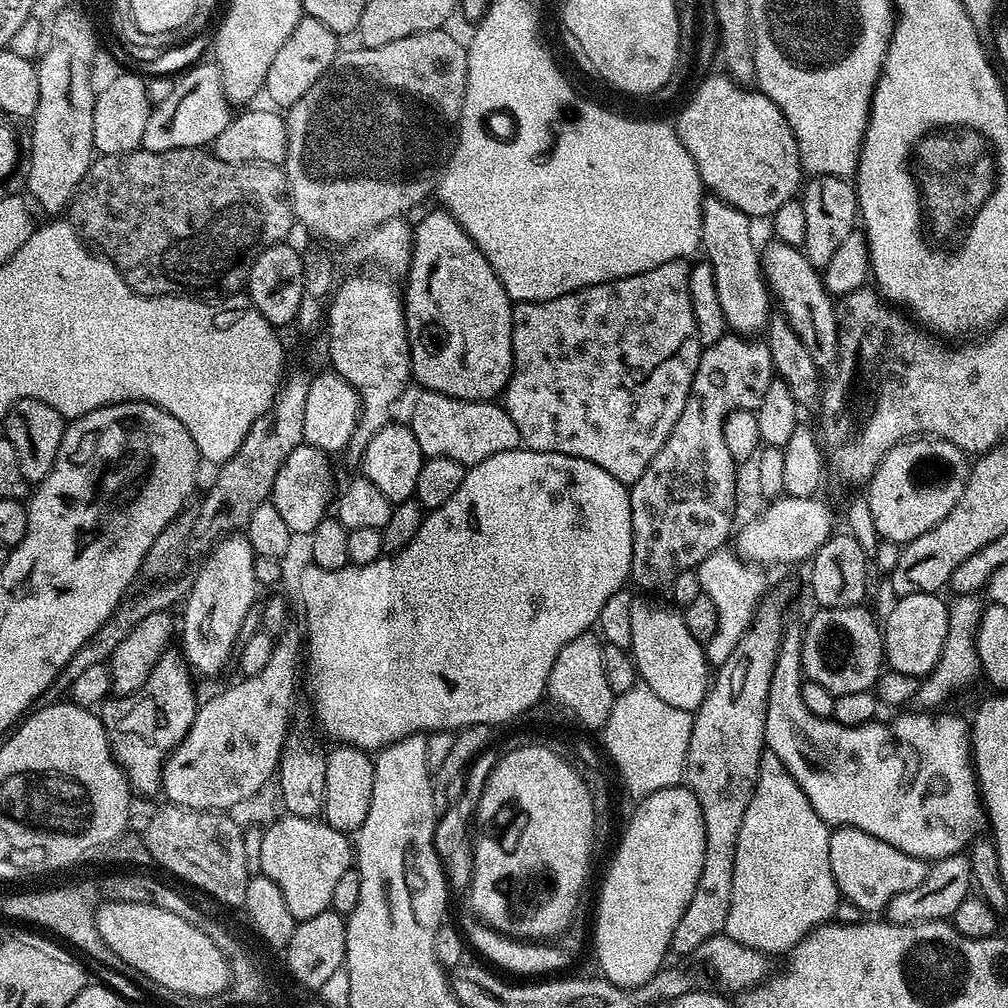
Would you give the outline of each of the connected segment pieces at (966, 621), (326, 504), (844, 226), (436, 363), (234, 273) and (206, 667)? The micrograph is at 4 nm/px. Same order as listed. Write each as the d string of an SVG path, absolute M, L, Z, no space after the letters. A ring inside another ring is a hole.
M960 594L956 601L948 604L948 629L946 630L946 646L942 646L942 654L934 666L934 670L919 681L915 707L920 710L936 710L948 700L951 692L964 688L975 676L981 675L980 659L976 653L976 627L980 624L982 604L972 594Z
M301 443L282 462L282 470L278 470L278 478L274 478L274 486L270 502L286 518L286 526L297 536L307 537L322 522L334 504L338 492L336 476L332 473L329 453L318 450L314 446Z
M812 176L803 185L802 203L806 210L806 242L802 251L816 269L822 270L842 241L857 231L860 203L856 189L851 179L842 176Z
M443 210L428 212L417 224L414 224L412 233L412 257L408 263L406 273L408 285L402 288L402 303L404 305L404 325L408 331L408 345L412 355L412 375L415 383L420 383L421 389L438 394L446 394L450 398L462 398L463 400L490 400L495 401L508 387L508 379L512 377L512 310L514 301L506 294L498 274L488 265L488 260L478 250L476 243L462 230L458 221Z
M141 147L126 154L97 155L86 170L82 182L78 182L76 193L72 195L72 203L66 209L67 219L72 229L79 234L81 241L89 249L95 250L104 259L109 260L120 276L140 296L187 296L199 298L205 302L215 301L217 298L227 298L239 293L248 283L248 275L258 258L270 246L283 244L289 239L288 235L294 228L292 214L292 199L288 196L288 179L283 167L278 164L263 164L262 162L222 162L211 151L204 148L179 148L178 150L162 150L151 152Z
M229 534L216 541L200 565L188 599L182 604L184 621L178 624L179 651L184 653L188 667L197 677L218 675L237 651L242 622L246 622L250 610L257 603L256 558L247 535Z

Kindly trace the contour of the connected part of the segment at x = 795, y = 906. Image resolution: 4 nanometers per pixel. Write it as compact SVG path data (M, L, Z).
M767 750L763 752L758 766L758 782L754 786L750 806L746 806L746 814L742 818L742 830L738 830L738 846L734 854L734 890L730 890L730 914L726 914L723 935L734 938L734 942L738 942L742 946L750 946L765 954L773 954L772 952L784 954L809 932L814 931L819 924L829 923L837 915L836 903L842 898L838 886L834 882L834 874L830 870L831 837L829 824L820 817L818 810L814 810L814 806L810 806L810 798L806 798L806 794L802 792L798 782L790 774L790 770L786 770L786 766L782 766L782 758L778 758L778 754Z

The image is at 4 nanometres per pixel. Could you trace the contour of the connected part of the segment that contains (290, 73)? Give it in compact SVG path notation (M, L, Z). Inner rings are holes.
M301 15L298 26L294 26L294 34L290 34L290 38L286 38L285 44L282 45L282 50L274 54L270 74L266 74L263 91L266 96L268 92L269 98L273 100L271 103L277 109L291 108L294 102L298 102L298 98L302 98L302 94L306 94L306 90L310 90L310 86L314 86L314 82L318 82L318 78L322 78L322 74L326 74L338 51L336 43L338 43L336 33L322 26L318 18Z

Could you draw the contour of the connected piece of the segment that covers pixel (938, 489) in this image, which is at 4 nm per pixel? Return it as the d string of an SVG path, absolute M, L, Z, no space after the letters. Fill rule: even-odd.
M909 438L886 453L876 473L866 485L866 497L877 534L898 545L926 534L954 506L966 490L970 460L964 451L949 440Z

